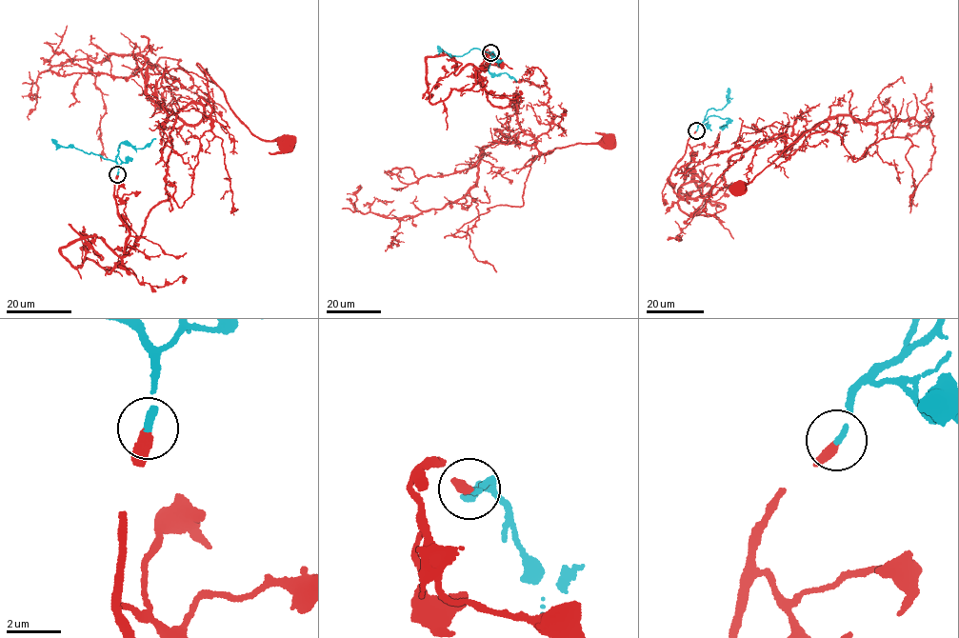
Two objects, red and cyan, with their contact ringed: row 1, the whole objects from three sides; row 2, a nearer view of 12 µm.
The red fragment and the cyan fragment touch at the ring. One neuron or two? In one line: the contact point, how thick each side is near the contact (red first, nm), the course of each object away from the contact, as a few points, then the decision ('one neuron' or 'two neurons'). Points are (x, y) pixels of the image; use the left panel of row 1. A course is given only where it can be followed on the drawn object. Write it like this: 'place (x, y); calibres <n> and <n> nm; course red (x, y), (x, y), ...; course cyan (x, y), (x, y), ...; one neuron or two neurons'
place (117, 174); calibres 380 and 240 nm; course red (117, 174), (126, 253), (168, 198), (178, 112), (212, 111), (196, 64), (255, 136), (287, 143); course cyan (117, 174), (114, 161), (58, 145), (51, 139); one neuron

